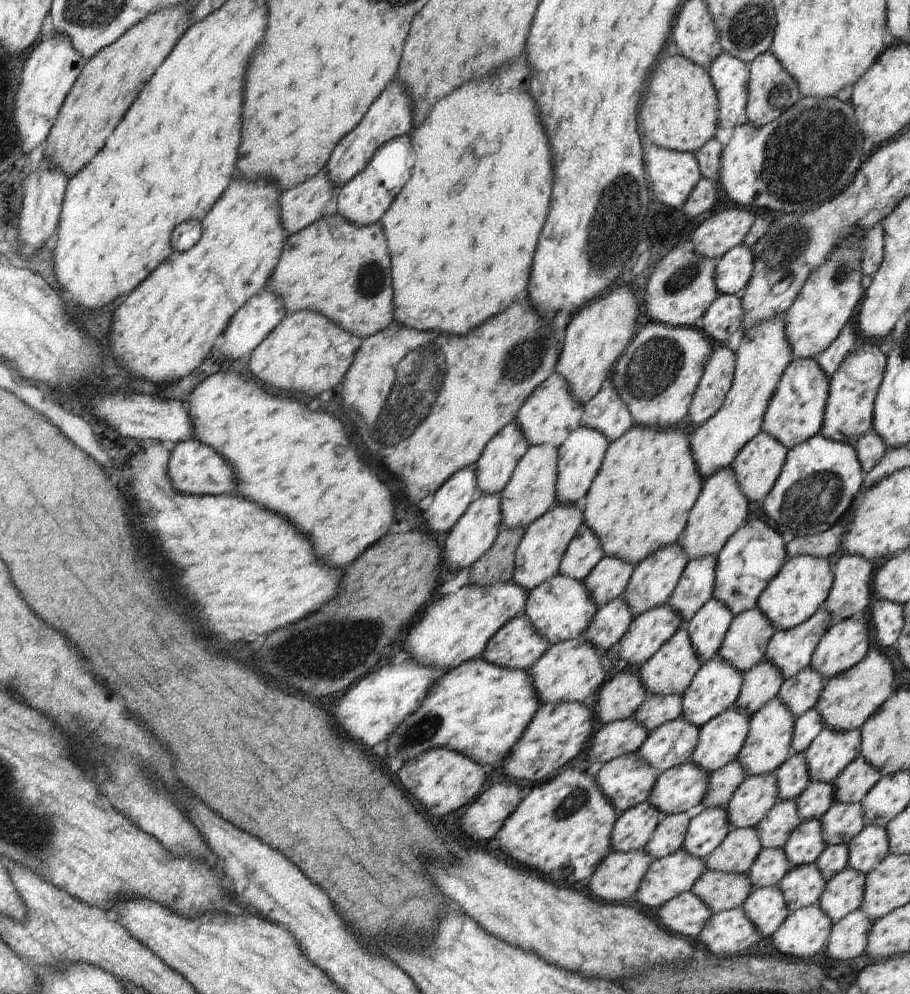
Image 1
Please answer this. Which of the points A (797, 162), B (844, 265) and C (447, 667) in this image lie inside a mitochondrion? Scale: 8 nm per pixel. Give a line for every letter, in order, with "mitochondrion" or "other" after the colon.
A: mitochondrion
B: mitochondrion
C: other

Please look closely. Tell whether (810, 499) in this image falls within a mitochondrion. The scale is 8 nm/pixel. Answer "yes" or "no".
yes

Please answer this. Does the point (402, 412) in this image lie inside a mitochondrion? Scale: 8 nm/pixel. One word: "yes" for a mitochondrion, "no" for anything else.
yes

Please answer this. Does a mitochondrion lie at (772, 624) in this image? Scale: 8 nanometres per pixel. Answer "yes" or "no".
no

